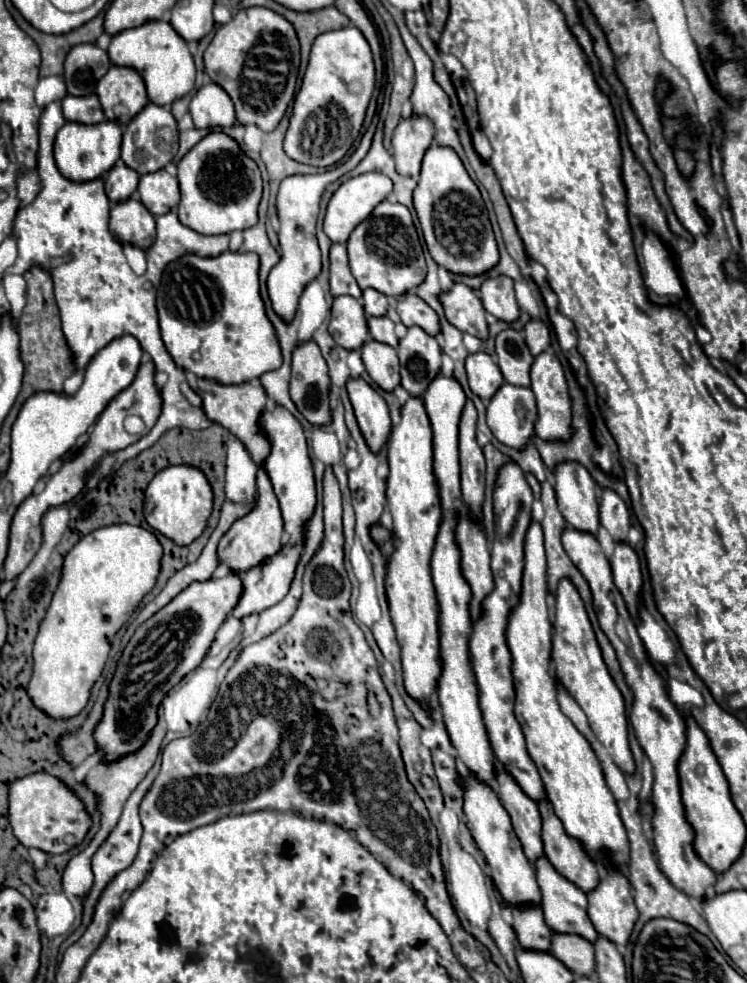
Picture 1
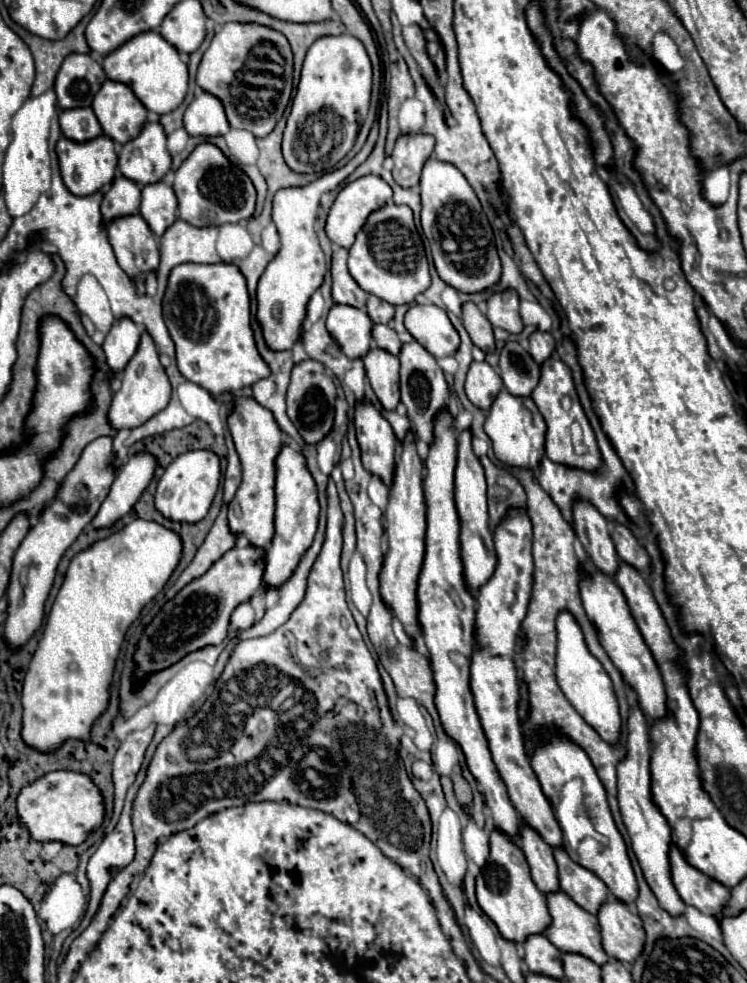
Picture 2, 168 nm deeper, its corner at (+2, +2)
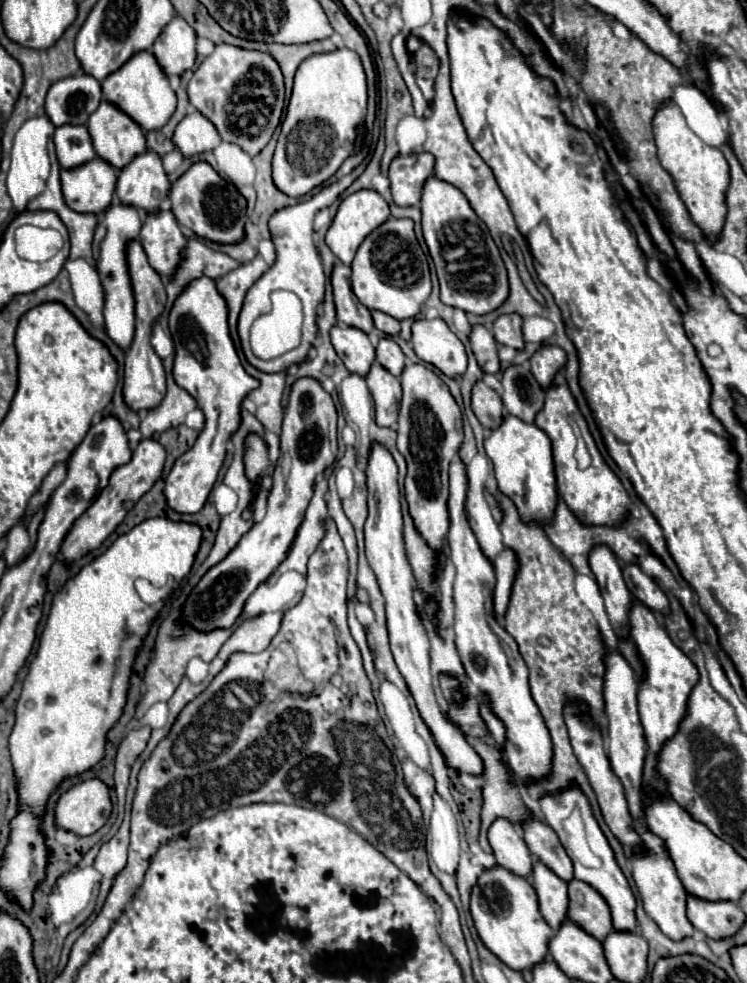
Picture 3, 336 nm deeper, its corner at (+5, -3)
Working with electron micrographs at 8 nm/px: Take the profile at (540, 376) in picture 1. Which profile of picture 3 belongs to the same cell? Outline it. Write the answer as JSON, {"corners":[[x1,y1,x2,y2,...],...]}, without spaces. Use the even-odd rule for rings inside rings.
{"corners":[[558,371,552,379,552,385,546,389,546,401,544,401,544,407,542,411,538,411,536,415,536,421,534,421,542,431,546,431,546,435,552,439,552,455,554,455,554,473,556,473,556,483,558,483,558,493,560,497,566,501,566,505,588,525,618,525,626,511,632,507,630,499,628,499,628,493,626,489,622,487,620,479,614,475,614,471,604,463,590,431,588,431,588,425,584,421,584,417,580,415,578,407,576,407,576,401,568,389,568,383,564,379,564,373],[568,417,572,417,580,429,580,435,592,455,592,465,584,471,580,471,576,467,576,457,574,457,574,451,576,451,576,435,574,435,574,429,568,421]]}

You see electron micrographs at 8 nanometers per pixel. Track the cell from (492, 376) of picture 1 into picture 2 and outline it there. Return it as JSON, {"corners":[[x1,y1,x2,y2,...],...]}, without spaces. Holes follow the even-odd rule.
{"corners":[[473,362,467,374,465,392,467,398,483,412,487,412,497,398,499,390,503,388,503,382,495,368,491,368,487,362]]}

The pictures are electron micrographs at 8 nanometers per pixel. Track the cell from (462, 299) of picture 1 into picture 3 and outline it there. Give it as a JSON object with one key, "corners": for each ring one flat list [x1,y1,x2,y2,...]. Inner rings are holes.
{"corners":[[482,325,472,327,470,347,472,347,472,353,476,355,478,365,484,373,498,373,498,369,500,369,500,361,498,361,498,355,496,355,498,343,486,327,482,327]]}

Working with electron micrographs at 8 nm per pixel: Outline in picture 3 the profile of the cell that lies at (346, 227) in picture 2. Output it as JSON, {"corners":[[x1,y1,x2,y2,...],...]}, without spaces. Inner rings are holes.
{"corners":[[360,189,352,195,348,195,346,199,342,199,340,207,338,207,338,213,326,233,326,245,332,249,332,253,344,263,344,265,350,265,352,259,354,259,354,253,356,249,360,247,362,239,374,231,378,225,382,225,386,219,390,217,390,207,388,203,382,199,382,195,374,189]]}

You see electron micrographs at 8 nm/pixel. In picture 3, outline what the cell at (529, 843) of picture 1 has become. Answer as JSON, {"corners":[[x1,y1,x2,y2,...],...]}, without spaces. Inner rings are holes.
{"corners":[[534,861,532,885,538,895,542,917,548,921,548,925,554,931,558,931,558,927,566,919,566,911,568,911,566,881,560,879,554,871,550,871,542,861]]}

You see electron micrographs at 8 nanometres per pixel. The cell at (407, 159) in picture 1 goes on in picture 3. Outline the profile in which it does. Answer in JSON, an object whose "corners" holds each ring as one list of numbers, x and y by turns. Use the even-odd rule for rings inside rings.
{"corners":[[398,155,390,165,390,189,396,205,418,205,422,185,434,171,434,155]]}

